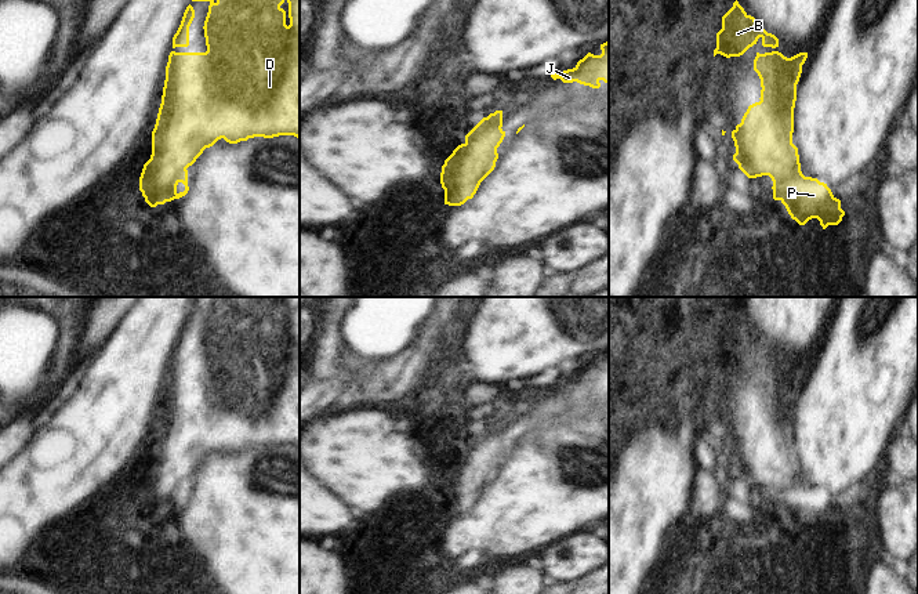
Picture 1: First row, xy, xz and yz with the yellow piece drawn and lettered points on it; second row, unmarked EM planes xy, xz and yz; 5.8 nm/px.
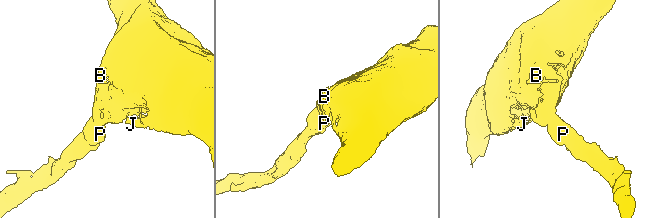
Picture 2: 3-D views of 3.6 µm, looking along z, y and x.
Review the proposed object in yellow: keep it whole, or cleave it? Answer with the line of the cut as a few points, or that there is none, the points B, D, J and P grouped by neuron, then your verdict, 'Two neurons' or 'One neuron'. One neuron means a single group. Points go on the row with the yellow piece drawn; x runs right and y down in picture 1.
No split. Groups: B D J P. One neuron.

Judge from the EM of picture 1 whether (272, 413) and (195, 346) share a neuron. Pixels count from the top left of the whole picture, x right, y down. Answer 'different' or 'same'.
same

